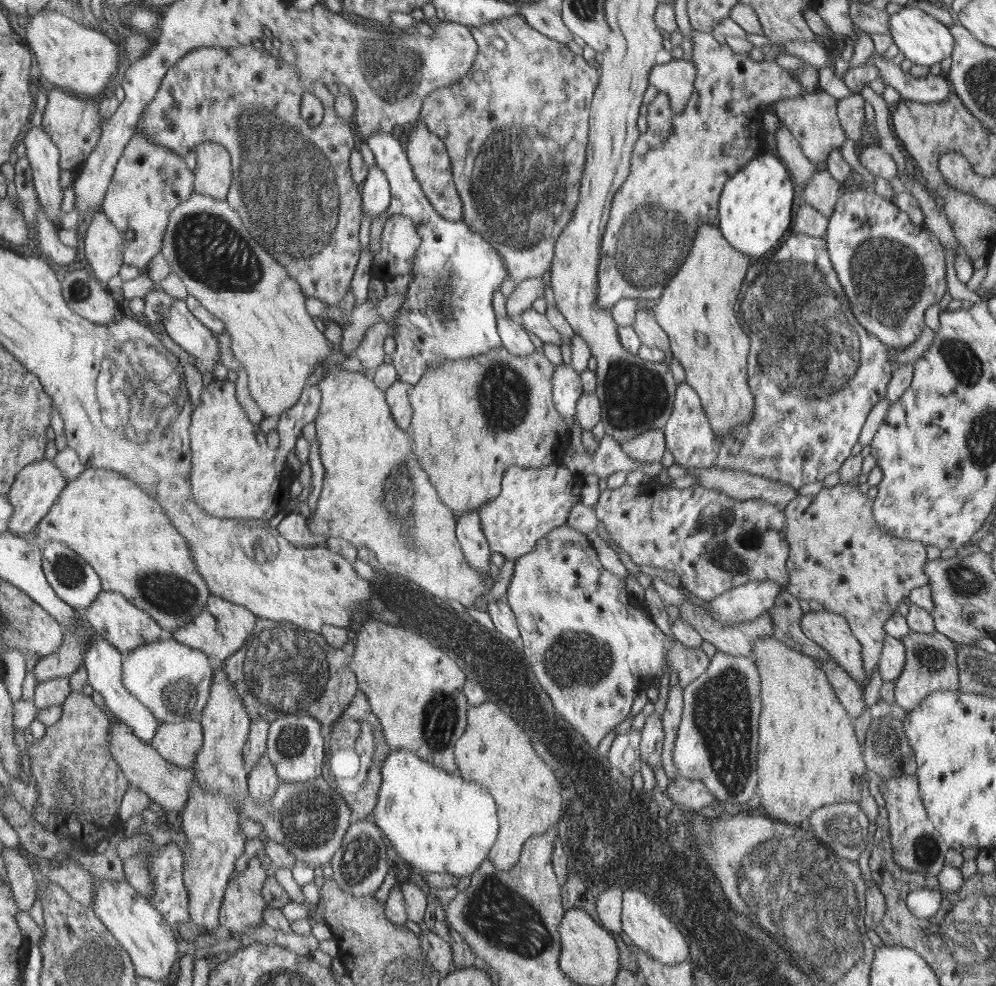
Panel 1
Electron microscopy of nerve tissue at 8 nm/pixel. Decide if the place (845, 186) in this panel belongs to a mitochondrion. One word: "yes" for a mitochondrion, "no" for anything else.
no

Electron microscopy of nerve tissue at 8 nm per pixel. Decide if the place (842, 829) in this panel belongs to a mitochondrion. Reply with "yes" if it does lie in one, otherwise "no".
yes

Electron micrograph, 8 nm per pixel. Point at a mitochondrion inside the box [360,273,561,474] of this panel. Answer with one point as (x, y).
(503, 392)

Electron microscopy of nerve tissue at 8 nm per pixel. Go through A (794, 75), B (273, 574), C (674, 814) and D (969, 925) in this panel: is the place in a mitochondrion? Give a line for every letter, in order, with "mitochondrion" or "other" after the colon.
A: other
B: other
C: other
D: mitochondrion

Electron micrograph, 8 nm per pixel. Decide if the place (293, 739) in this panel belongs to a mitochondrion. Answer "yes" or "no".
yes

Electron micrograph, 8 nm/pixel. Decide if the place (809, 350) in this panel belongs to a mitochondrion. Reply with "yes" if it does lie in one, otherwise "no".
yes

